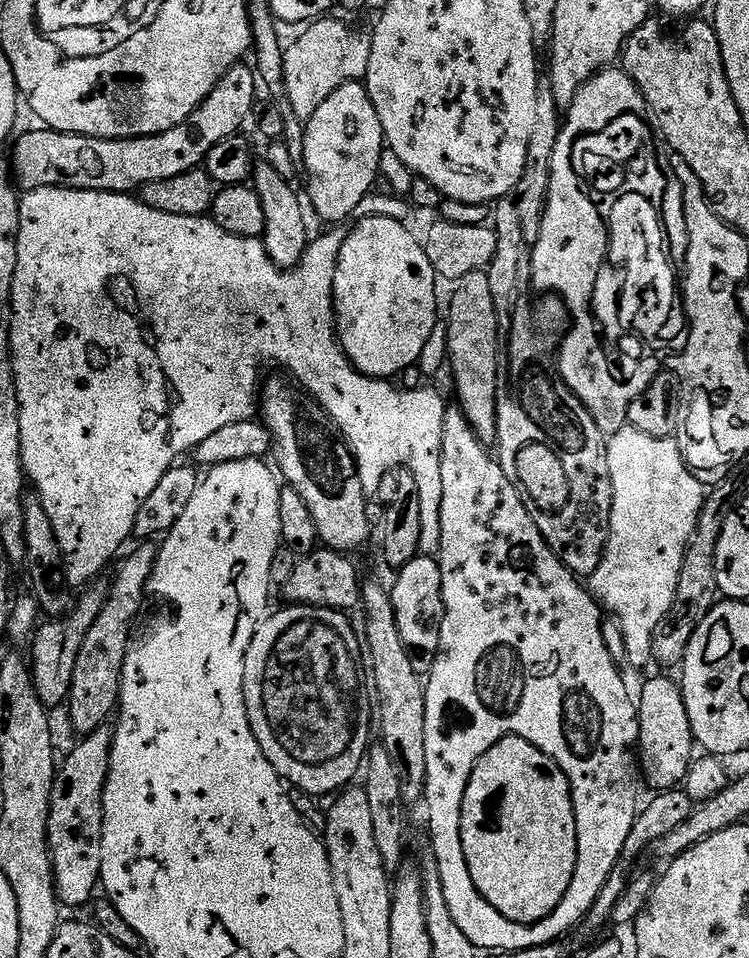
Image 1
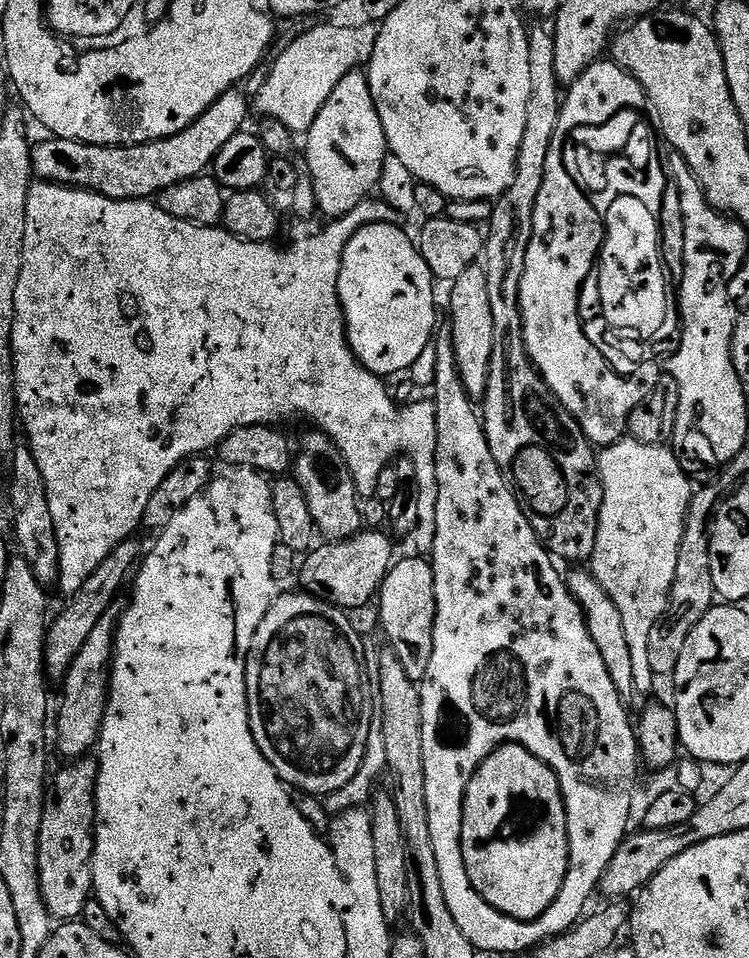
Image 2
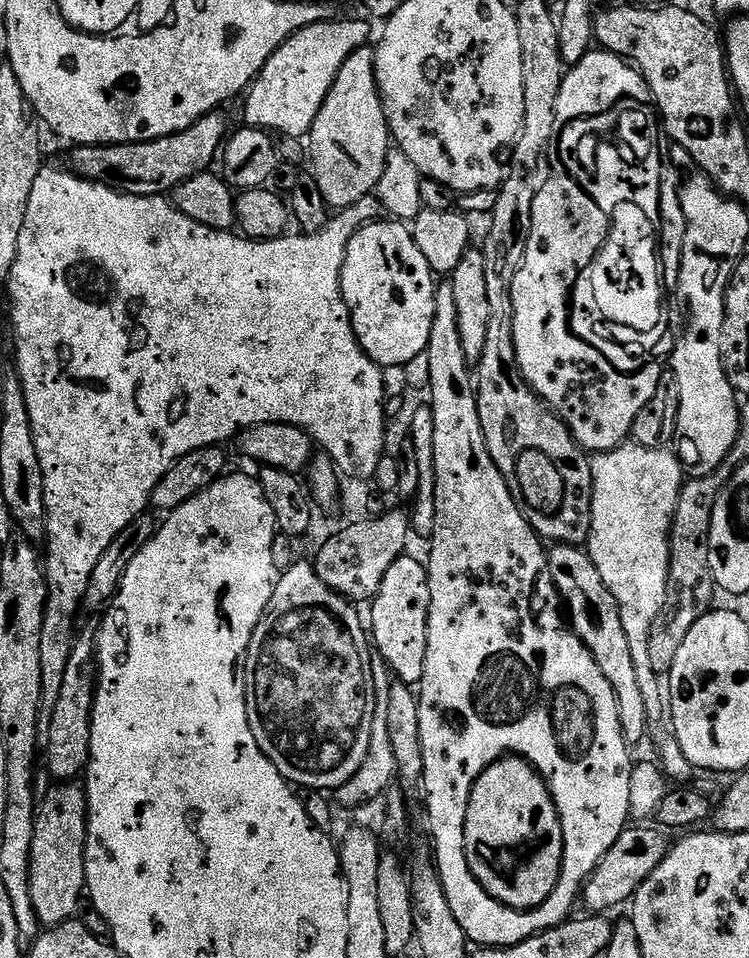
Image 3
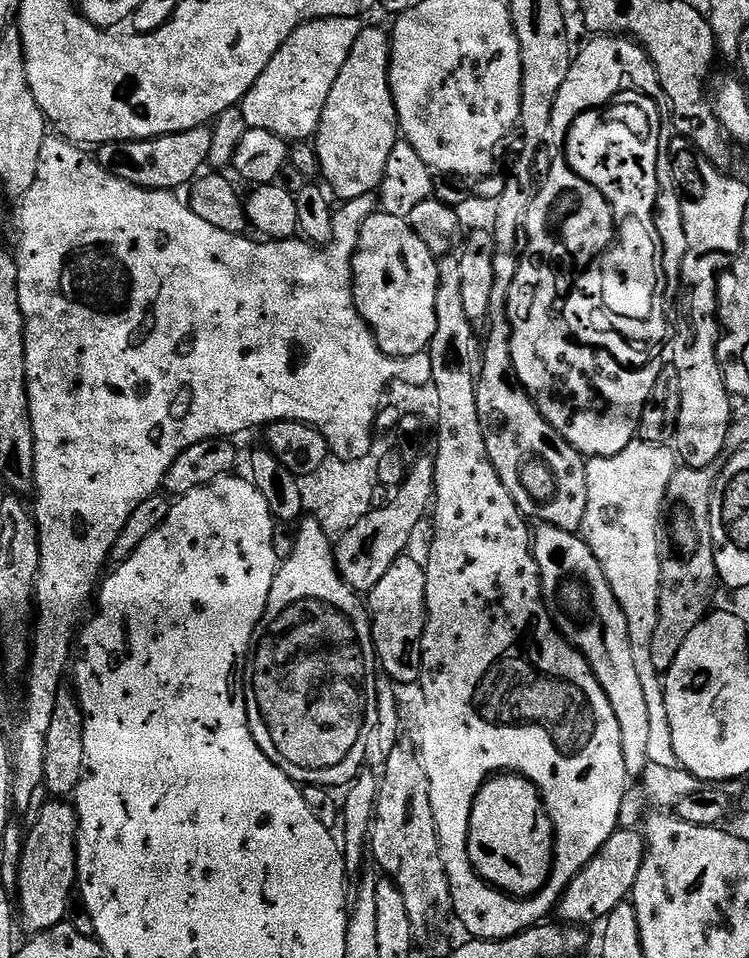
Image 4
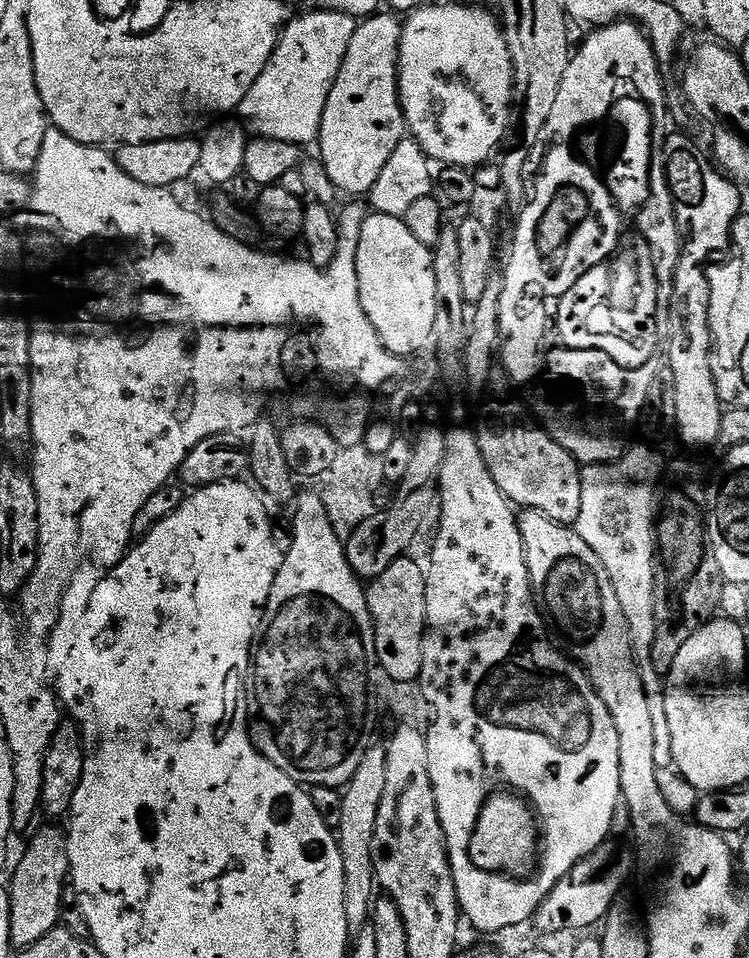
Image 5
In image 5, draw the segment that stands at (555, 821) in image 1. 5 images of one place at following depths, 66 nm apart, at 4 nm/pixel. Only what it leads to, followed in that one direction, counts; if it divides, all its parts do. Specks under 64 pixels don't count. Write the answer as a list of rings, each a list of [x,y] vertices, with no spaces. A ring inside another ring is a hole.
[[[494,794],[484,804],[482,814],[470,838],[470,858],[484,872],[496,872],[526,880],[538,863],[538,821],[529,805],[519,795]]]

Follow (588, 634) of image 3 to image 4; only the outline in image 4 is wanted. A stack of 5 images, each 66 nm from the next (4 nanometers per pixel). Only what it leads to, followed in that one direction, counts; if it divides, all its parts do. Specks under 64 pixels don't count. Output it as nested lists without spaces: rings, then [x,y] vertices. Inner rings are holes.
[[[541,523],[539,527],[534,532],[532,553],[540,571],[544,603],[552,613],[552,623],[557,632],[582,653],[606,698],[610,698],[614,718],[618,718],[622,730],[622,758],[626,758],[626,770],[629,777],[640,778],[650,761],[648,751],[651,748],[653,751],[654,741],[650,734],[646,693],[642,691],[641,665],[632,653],[626,614],[588,541],[576,532],[555,528],[552,524]]]

